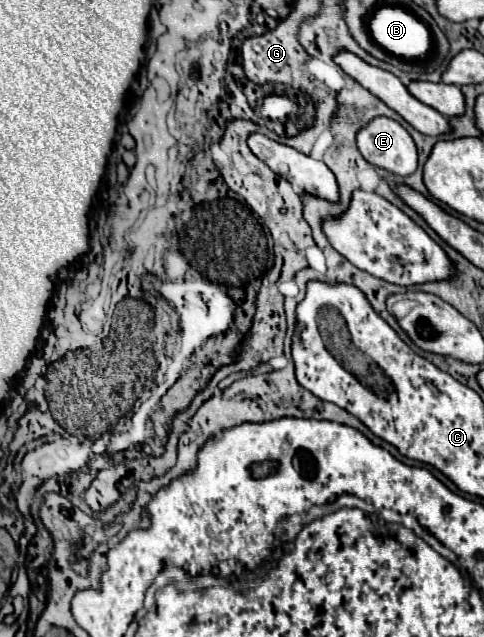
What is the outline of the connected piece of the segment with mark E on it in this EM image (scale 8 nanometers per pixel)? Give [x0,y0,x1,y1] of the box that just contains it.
[357,117,417,177]

